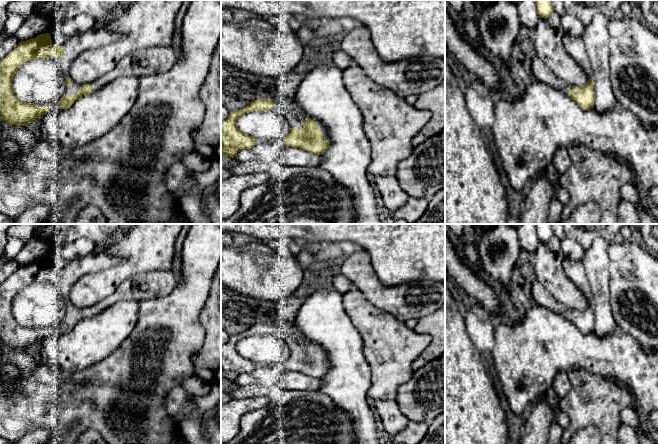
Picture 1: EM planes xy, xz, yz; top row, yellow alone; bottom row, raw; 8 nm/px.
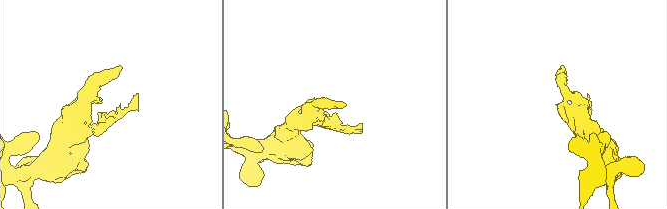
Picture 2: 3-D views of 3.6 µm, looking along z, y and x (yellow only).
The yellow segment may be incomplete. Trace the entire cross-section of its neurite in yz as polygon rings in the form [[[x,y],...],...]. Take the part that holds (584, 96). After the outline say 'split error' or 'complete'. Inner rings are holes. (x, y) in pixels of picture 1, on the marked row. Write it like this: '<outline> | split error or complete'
[[[537,56],[531,63],[531,69],[537,81],[559,89],[573,99],[583,110],[589,110],[594,107],[595,92],[592,79],[589,79],[589,82],[583,87],[567,83],[557,77]]] | split error

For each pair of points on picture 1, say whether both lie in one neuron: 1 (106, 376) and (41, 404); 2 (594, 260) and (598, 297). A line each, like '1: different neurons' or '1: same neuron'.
1: same neuron
2: same neuron

